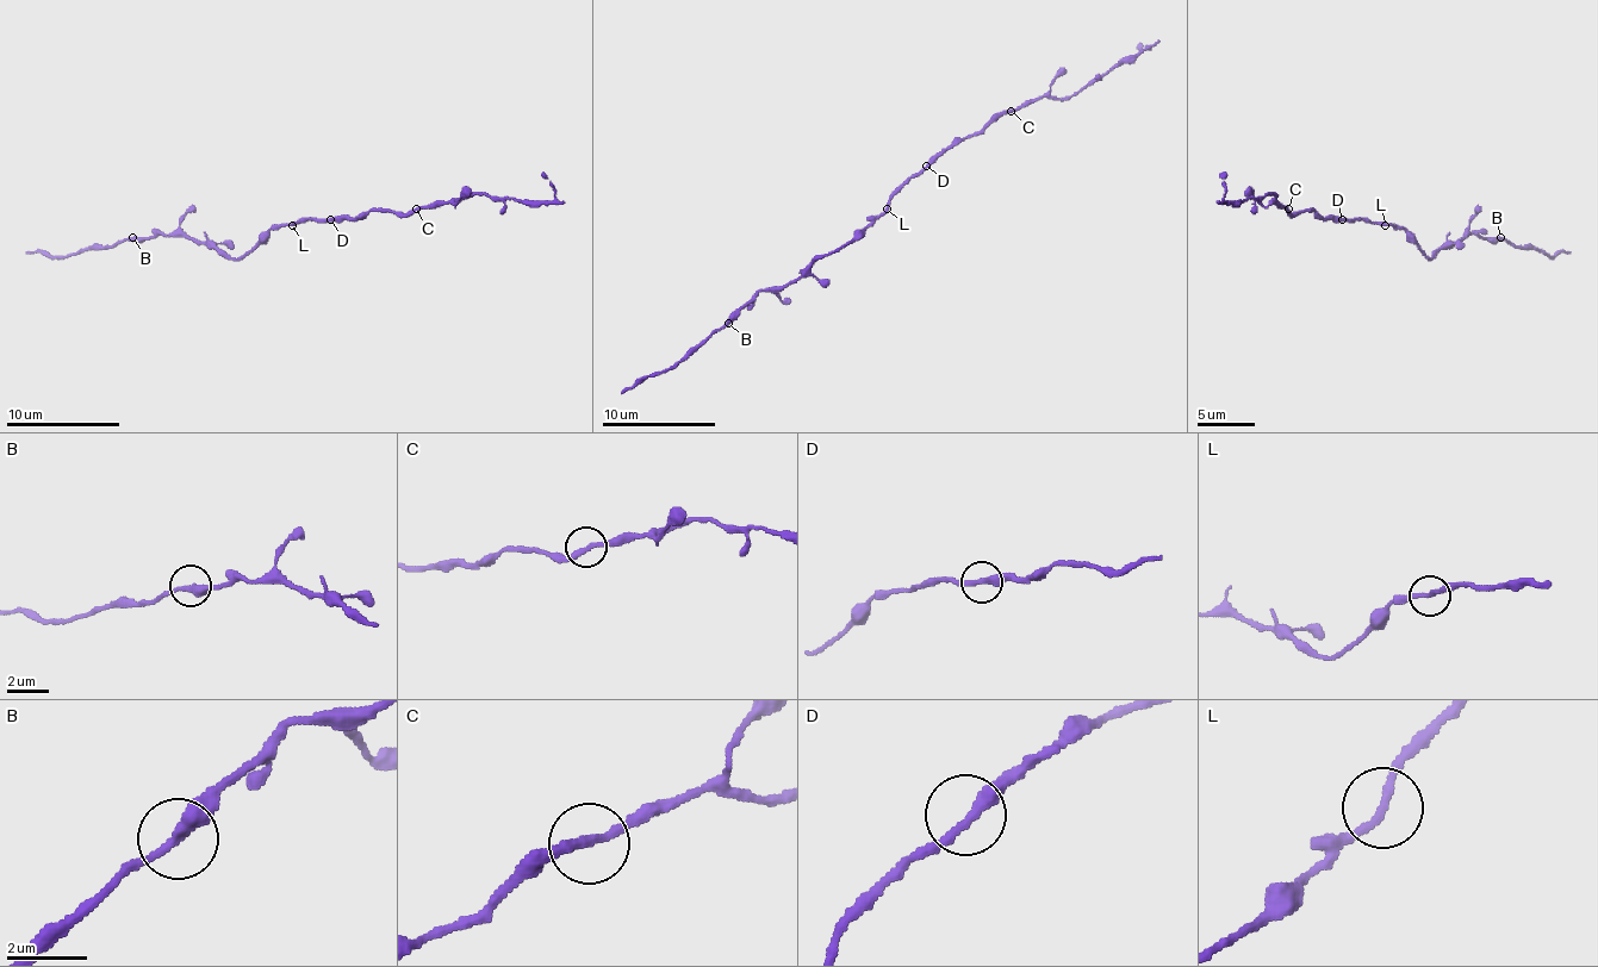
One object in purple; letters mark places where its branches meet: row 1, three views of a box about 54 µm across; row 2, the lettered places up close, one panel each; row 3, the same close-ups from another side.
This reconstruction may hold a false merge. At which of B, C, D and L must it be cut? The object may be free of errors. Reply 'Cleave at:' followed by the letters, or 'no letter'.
Cleave at: no letter

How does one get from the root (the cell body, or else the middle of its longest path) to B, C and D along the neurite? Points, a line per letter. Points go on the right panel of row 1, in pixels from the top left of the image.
B: (1379, 223), (1401, 225), (1428, 256), (1469, 234), (1502, 237)
C: (1379, 223), (1325, 219), (1317, 211), (1294, 214), (1288, 209)
D: (1379, 223), (1342, 219)

